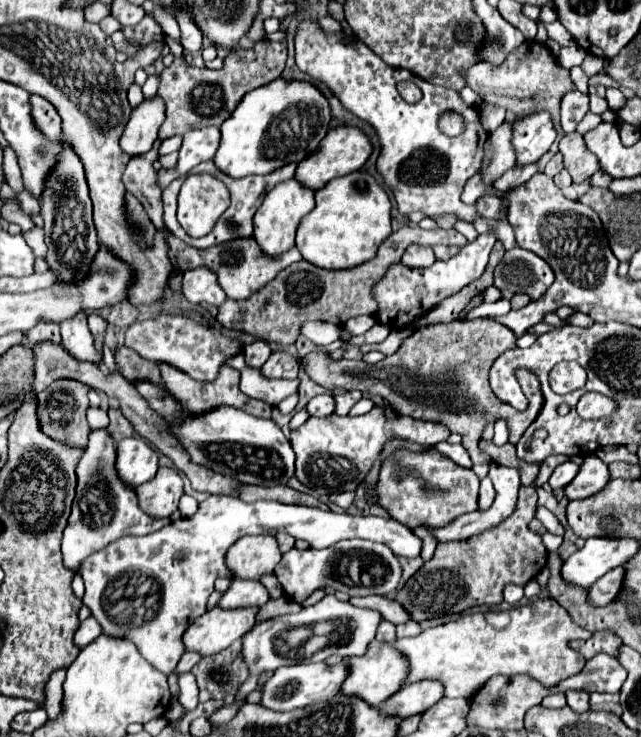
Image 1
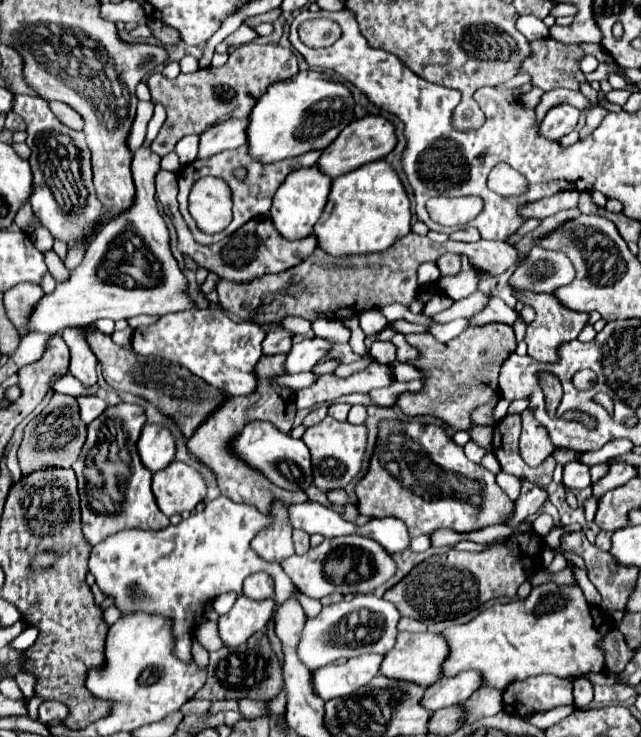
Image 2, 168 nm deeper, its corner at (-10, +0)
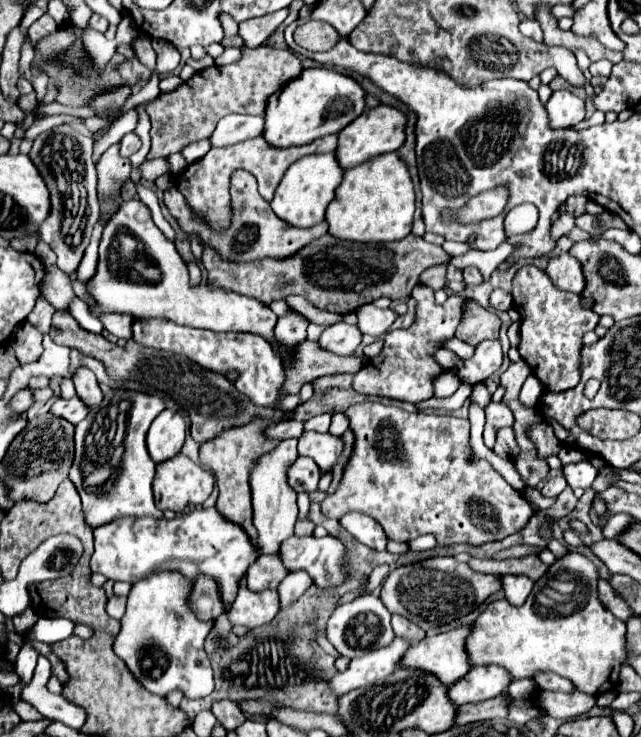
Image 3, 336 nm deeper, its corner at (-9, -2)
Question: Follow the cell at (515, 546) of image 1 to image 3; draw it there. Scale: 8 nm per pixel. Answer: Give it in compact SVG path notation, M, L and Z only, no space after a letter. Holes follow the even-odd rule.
M434 556L390 572L382 584L380 600L392 614L402 614L422 630L430 630L470 614L498 590L502 590L502 576L476 572L468 564L456 562L452 556Z

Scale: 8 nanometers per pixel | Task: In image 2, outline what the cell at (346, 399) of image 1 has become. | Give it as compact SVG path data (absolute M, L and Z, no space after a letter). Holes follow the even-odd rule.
M335 402L335 404L331 404L329 406L329 416L333 416L335 420L347 420L347 412L349 412L349 408L351 408L351 404L339 404L339 402Z

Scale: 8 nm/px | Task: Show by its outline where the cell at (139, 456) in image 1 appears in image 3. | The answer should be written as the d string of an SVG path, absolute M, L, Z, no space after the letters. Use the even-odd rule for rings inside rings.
M164 410L162 414L158 414L146 436L146 446L152 462L160 464L180 454L184 436L186 436L186 422L182 414L172 410Z

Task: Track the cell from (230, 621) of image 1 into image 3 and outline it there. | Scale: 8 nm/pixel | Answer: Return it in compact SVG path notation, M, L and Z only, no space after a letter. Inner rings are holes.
M242 586L236 602L228 610L228 620L232 626L246 626L248 630L254 630L258 626L272 622L278 610L280 604L276 590L250 592L248 588Z

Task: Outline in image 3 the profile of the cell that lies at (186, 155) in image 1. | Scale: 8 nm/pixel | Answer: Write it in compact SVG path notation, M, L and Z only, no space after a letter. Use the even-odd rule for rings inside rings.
M230 114L224 116L212 136L208 138L210 144L216 148L220 146L232 146L250 138L260 136L264 130L264 118L262 116L242 116L242 114Z

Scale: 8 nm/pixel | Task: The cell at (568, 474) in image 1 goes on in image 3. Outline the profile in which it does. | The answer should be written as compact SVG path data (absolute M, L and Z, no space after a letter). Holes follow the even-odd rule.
M578 462L578 464L566 464L564 476L570 488L590 488L598 470L590 462Z

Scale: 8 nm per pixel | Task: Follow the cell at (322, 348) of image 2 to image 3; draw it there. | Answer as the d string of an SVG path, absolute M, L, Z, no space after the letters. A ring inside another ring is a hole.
M338 322L334 326L328 326L318 344L322 350L328 350L328 352L334 352L338 356L352 356L354 350L358 348L362 340L362 334L356 326L350 326L346 322Z

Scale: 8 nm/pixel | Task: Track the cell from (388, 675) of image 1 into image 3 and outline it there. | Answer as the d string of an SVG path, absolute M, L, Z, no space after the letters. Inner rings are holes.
M462 626L444 634L426 636L422 642L408 648L400 666L430 672L432 676L438 676L442 684L452 684L470 670L464 650L464 638L468 632L470 626Z

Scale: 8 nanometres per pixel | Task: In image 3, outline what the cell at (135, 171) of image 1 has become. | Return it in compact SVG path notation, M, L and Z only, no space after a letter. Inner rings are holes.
M242 170L234 172L234 176L230 178L230 194L232 194L234 218L232 218L232 226L222 234L212 232L208 226L204 226L204 222L200 218L194 218L190 206L186 204L184 196L178 192L176 186L172 186L164 192L164 206L168 208L168 212L176 218L176 222L180 224L180 228L188 236L196 234L202 240L202 246L214 248L224 260L230 260L230 262L256 262L256 260L264 260L264 258L286 260L290 256L294 256L294 252L298 252L306 244L310 244L310 240L316 240L318 236L324 236L326 230L328 230L326 222L316 224L312 228L294 228L294 226L282 222L272 212L270 204L264 202L262 196L258 194L256 180L250 172L242 172Z

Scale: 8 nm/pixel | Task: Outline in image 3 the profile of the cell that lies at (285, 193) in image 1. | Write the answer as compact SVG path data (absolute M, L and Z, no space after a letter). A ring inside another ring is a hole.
M322 154L322 156L306 156L298 160L294 166L290 166L276 188L274 200L270 202L274 214L296 228L310 228L314 224L320 224L324 220L326 206L334 198L334 190L338 188L342 180L342 168L338 166L334 154Z

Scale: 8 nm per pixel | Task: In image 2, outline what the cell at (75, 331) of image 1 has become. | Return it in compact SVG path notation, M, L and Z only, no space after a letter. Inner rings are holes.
M79 328L63 330L63 340L71 350L71 366L69 374L75 376L83 386L93 386L97 382L97 358L91 354L87 342L83 342L83 334Z

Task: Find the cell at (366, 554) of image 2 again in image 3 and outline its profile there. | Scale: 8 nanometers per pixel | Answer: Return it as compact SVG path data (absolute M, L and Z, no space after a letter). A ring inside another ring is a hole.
M292 536L290 540L282 542L280 560L288 572L294 572L294 570L308 572L310 578L314 580L314 584L322 590L338 588L346 580L350 580L350 570L348 570L348 562L346 562L346 546L336 536L324 536L324 538L314 538L314 536L296 538L296 536Z

